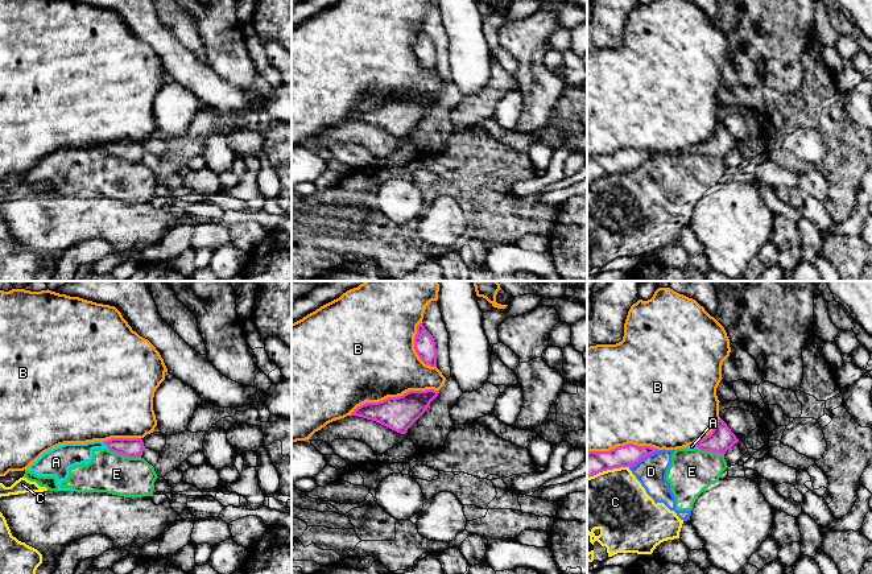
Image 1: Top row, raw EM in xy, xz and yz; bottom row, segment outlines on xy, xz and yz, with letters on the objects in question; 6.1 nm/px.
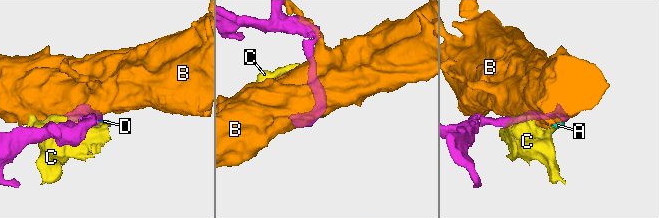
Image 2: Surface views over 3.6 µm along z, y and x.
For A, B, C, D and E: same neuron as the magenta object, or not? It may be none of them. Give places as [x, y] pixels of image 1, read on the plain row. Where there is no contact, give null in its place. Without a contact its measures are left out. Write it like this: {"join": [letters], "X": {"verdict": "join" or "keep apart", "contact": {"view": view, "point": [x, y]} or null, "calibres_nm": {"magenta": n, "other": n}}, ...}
{"join": [], "A": {"verdict": "keep apart", "contact": {"view": "xy", "point": [106, 149]}, "calibres_nm": {"magenta": 120, "other": 150}}, "B": {"verdict": "keep apart", "contact": {"view": "xz", "point": [393, 102]}, "calibres_nm": {"magenta": 200, "other": 480}}, "C": {"verdict": "keep apart", "contact": {"view": "yz", "point": [607, 173]}, "calibres_nm": {"magenta": 160, "other": 380}}, "D": {"verdict": "keep apart", "contact": {"view": "yz", "point": [644, 161]}, "calibres_nm": {"magenta": 140, "other": 190}}, "E": {"verdict": "keep apart", "contact": {"view": "xy", "point": [128, 160]}, "calibres_nm": {"magenta": 120, "other": 240}}}

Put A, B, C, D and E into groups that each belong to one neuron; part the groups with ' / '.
A C D E / B

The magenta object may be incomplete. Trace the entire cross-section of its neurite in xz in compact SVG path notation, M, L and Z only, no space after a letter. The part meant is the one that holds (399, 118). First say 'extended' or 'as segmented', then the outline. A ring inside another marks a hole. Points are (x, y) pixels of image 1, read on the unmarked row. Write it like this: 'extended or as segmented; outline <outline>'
as segmented; outline M409 95L398 102L388 102L379 107L365 107L358 111L351 120L376 125L397 137L408 133L425 117L439 95Z

